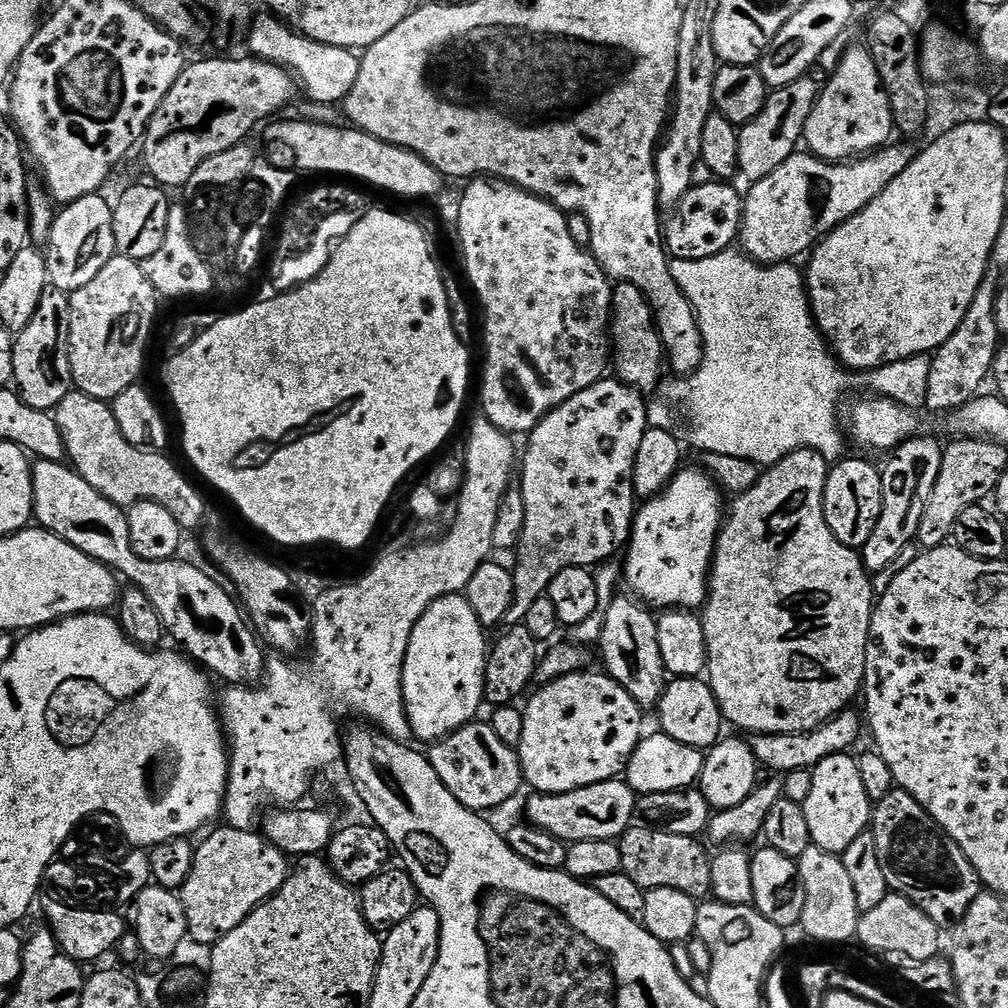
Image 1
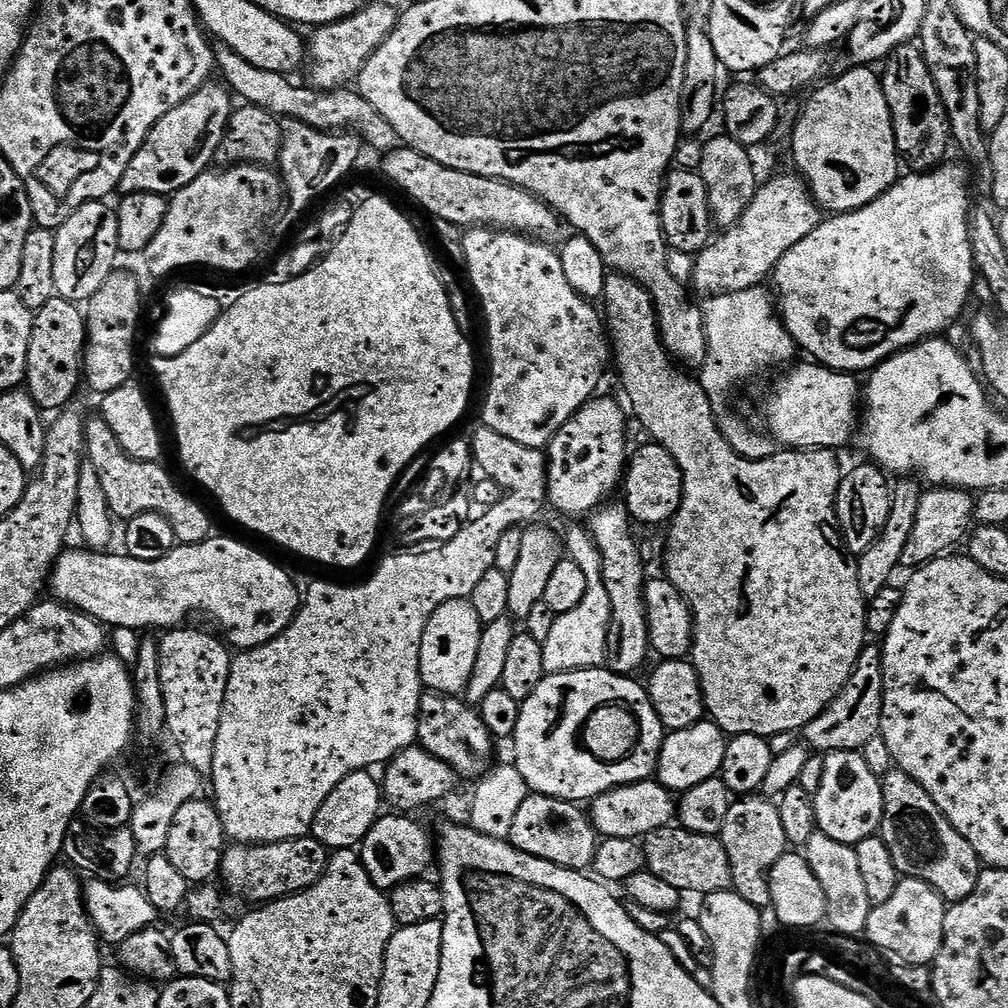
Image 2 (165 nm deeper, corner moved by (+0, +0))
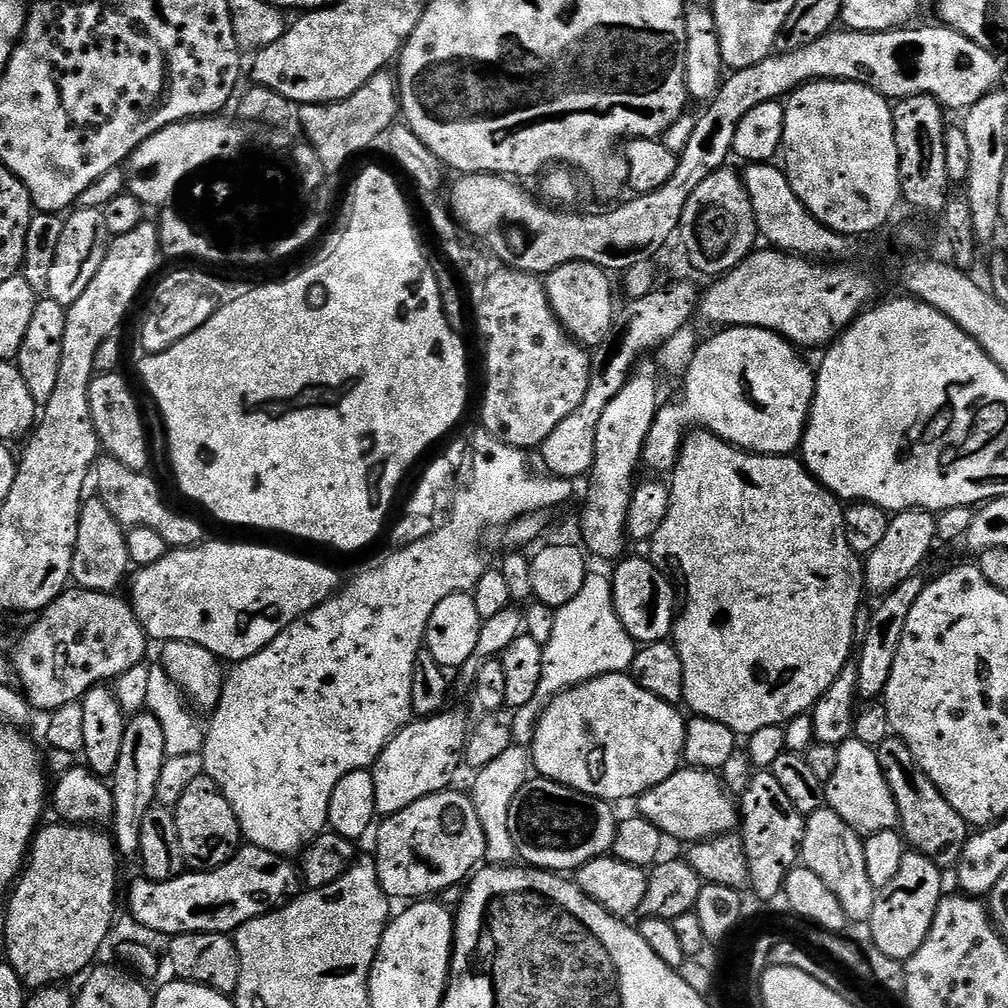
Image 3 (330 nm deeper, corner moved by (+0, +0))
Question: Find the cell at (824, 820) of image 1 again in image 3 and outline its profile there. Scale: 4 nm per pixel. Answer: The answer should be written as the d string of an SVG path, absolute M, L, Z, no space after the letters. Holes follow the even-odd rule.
M855 738L847 739L838 747L838 767L834 769L834 778L830 778L826 785L826 804L838 814L838 818L842 818L842 822L846 822L846 826L864 838L896 828L900 823L894 794L890 794L882 766L878 766L876 748Z

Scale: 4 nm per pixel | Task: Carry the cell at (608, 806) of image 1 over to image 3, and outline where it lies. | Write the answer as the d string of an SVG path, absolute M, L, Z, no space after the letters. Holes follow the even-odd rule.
M681 767L670 778L666 778L666 782L658 782L658 786L643 792L638 798L638 804L639 815L645 816L651 824L658 826L658 830L664 833L665 837L671 839L673 836L676 840L695 842L705 840L708 836L723 836L731 833L738 824L737 801L730 795L723 779L715 771L703 768Z

